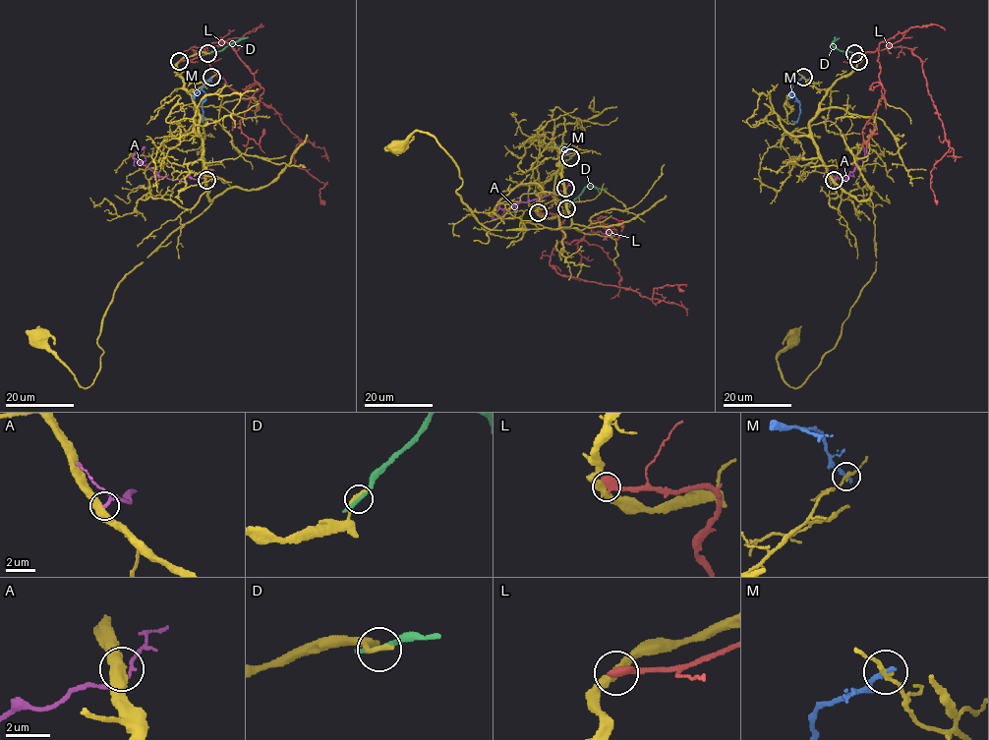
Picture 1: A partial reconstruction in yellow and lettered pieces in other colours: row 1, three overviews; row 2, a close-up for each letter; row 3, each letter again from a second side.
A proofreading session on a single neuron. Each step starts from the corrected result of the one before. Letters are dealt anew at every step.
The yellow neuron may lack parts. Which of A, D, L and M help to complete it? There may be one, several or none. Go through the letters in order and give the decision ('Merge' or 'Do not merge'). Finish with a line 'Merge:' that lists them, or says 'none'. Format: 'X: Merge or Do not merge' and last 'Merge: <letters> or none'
A: Do not merge
D: Do not merge
L: Do not merge
M: Do not merge
Merge: none

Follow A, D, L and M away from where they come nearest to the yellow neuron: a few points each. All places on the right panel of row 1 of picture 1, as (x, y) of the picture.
A: (835, 180), (848, 177), (855, 167), (854, 163), (864, 156), (863, 148), (859, 153)
D: (854, 53), (841, 51), (832, 45), (835, 37)
L: (859, 61), (860, 54), (896, 46), (909, 48), (922, 61), (923, 75), (950, 144), (930, 172), (937, 204)
M: (802, 77), (791, 84), (793, 95), (800, 104), (798, 119), (791, 121)

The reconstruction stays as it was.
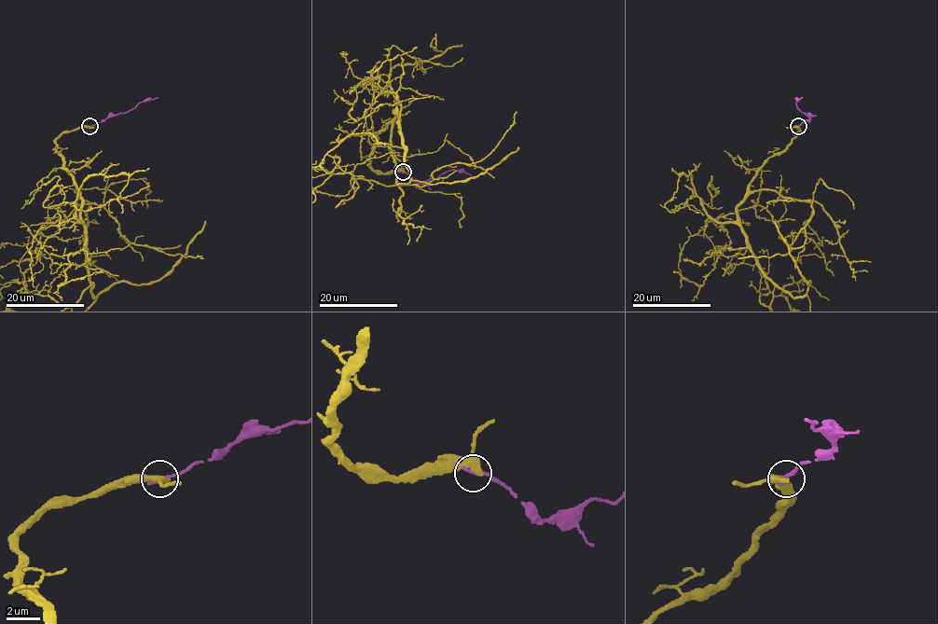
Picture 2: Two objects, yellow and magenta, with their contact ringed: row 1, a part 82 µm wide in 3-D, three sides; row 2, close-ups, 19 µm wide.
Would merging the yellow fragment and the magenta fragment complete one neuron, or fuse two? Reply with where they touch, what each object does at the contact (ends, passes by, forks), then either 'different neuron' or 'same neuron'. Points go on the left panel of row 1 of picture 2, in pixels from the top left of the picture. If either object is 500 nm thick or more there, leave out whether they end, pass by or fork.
(89, 126) | yellow passes by | magenta ends | different neuron

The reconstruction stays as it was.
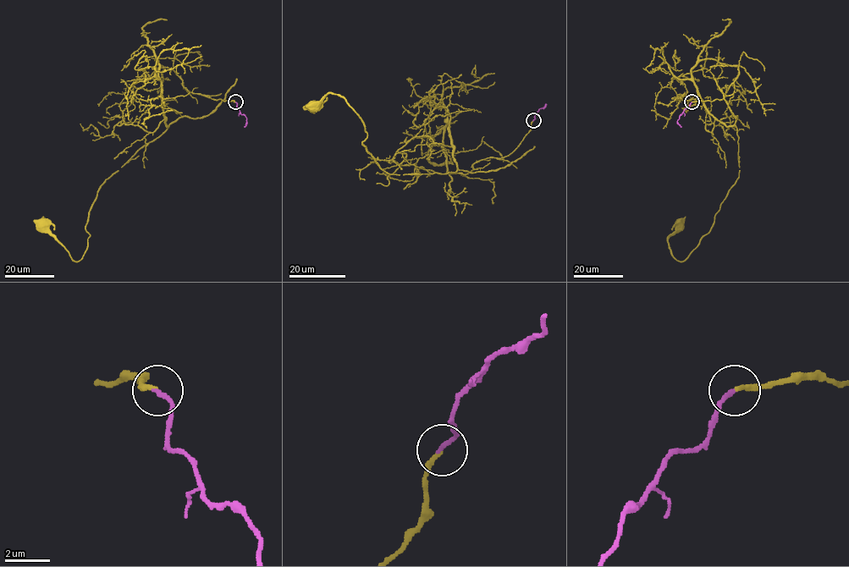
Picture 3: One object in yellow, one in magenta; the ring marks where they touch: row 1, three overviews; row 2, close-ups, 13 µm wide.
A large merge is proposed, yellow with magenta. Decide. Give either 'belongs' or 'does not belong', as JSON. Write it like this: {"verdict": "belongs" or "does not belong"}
{"verdict": "belongs"}

